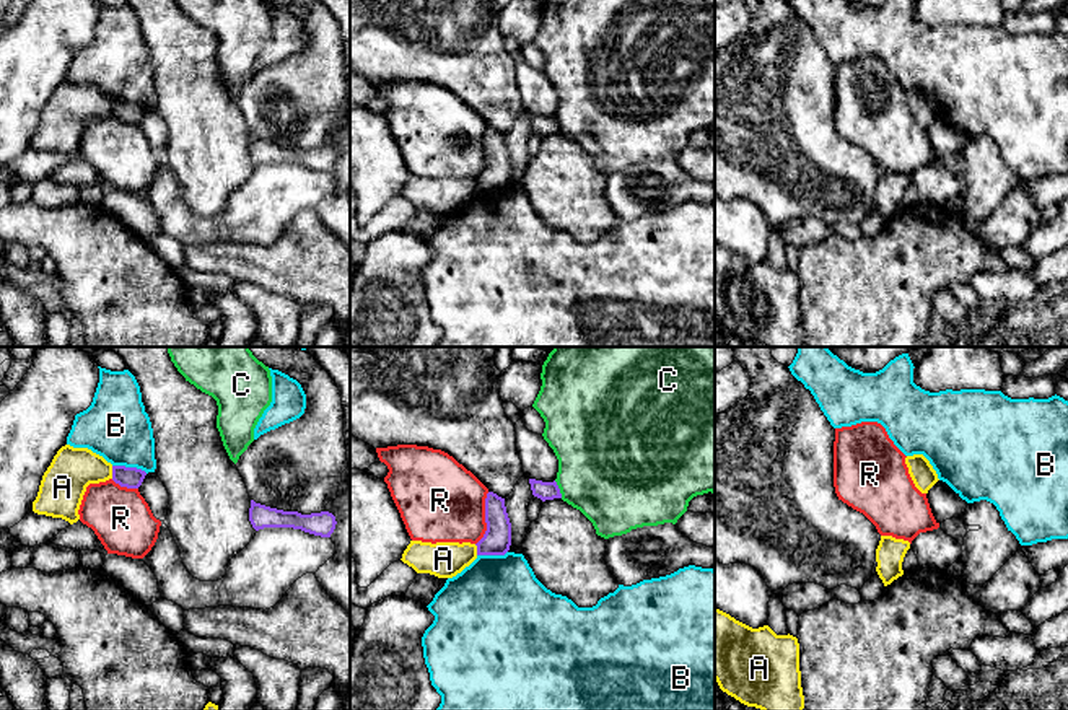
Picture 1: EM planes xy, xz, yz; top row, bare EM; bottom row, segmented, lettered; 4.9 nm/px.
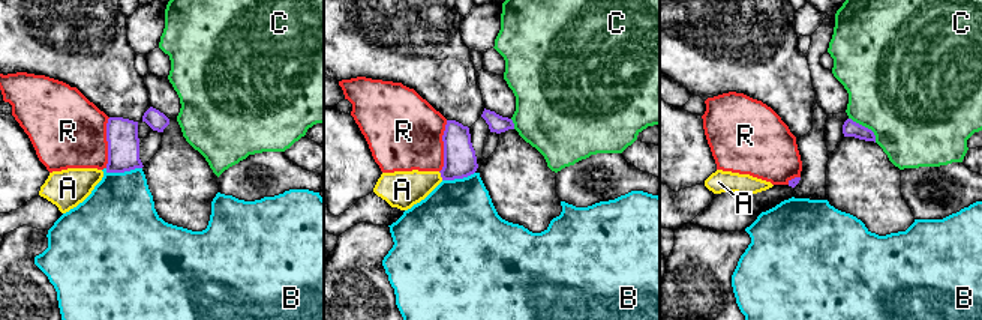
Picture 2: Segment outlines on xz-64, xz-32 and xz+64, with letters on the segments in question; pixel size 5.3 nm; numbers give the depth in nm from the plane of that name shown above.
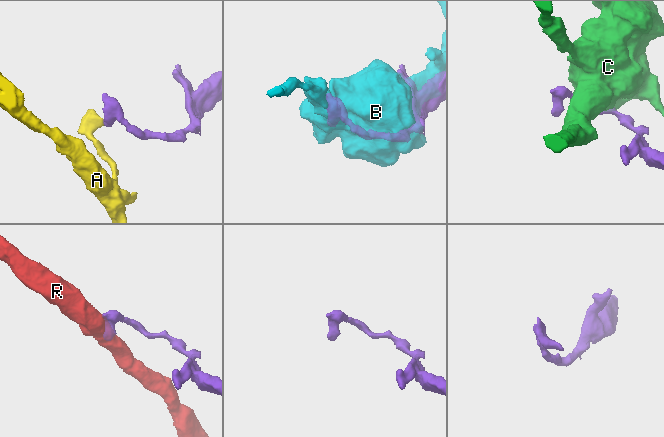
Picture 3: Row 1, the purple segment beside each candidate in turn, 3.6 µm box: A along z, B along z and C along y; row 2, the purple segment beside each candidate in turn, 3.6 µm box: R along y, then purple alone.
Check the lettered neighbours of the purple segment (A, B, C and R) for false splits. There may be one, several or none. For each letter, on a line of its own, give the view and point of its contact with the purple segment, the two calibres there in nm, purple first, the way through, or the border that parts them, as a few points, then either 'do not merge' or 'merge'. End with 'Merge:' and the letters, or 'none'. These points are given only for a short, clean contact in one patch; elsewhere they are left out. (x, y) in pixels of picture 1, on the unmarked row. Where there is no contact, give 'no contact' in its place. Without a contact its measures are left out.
A: xy (113, 108) | 110/220 nm | along xy (111, 101), (113, 113) | do not merge
B: xy (131, 103) | 110/320 nm | do not merge
C: xz (559, 124) | 100/480 nm | do not merge
R: xz (485, 153) | 140/400 nm | along xz (489, 127), (485, 134), (485, 168), (476, 179) | do not merge
Merge: none

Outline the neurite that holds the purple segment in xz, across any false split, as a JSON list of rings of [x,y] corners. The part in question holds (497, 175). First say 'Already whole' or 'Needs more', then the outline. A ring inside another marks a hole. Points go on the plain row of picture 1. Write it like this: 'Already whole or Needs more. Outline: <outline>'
Already whole. Outline: [[[493,127],[485,134],[487,166],[475,179],[477,191],[505,191],[511,181],[511,158],[506,148],[505,134]]]

